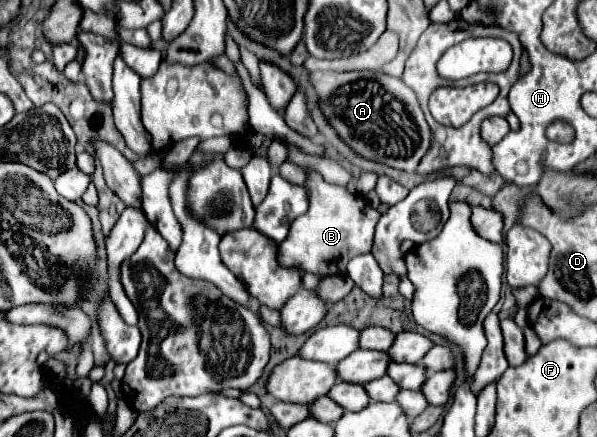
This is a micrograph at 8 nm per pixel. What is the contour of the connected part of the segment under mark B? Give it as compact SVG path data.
M304 168L308 174L306 190L308 190L308 210L306 214L298 216L292 226L290 234L278 246L278 260L282 266L298 266L302 272L316 272L322 276L342 274L346 272L346 264L350 258L370 252L374 228L380 218L380 212L366 214L368 202L360 194L352 194L346 186L328 184L320 172L314 168Z

